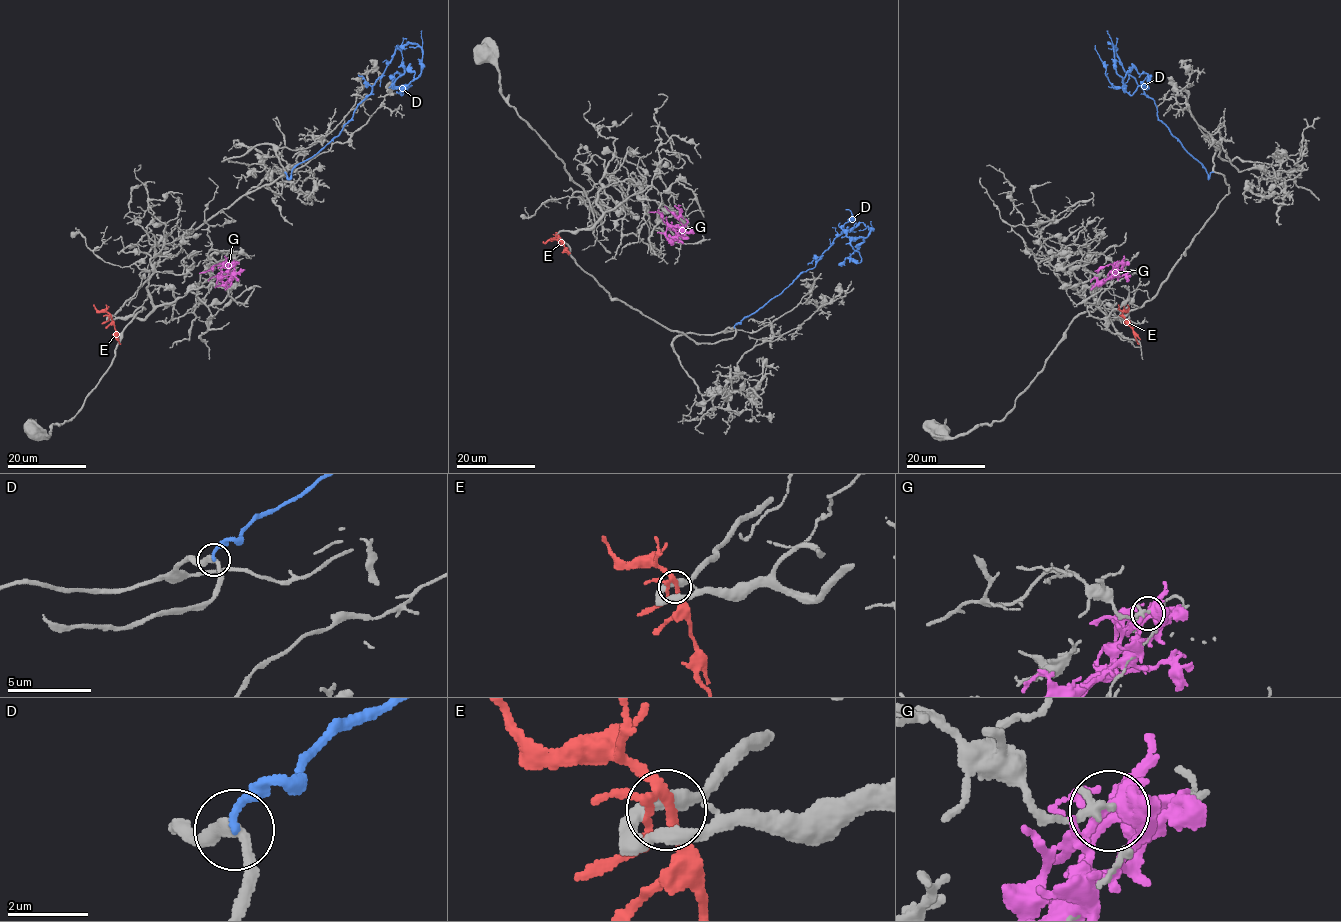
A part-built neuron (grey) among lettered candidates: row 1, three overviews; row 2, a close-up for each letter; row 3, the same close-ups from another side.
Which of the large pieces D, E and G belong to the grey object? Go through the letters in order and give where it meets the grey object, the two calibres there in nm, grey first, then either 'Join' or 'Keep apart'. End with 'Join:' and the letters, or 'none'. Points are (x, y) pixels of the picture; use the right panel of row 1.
D: Touches grey at (1213, 172). Thickness 280 nm (grey) against 200 nm. Keep apart
E: Touches grey at (1123, 316). Thickness 320 nm (grey) against 180 nm. Keep apart
G: Touches grey at (1120, 263). Thickness 180 nm (grey) against 360 nm. Keep apart
Join: none

